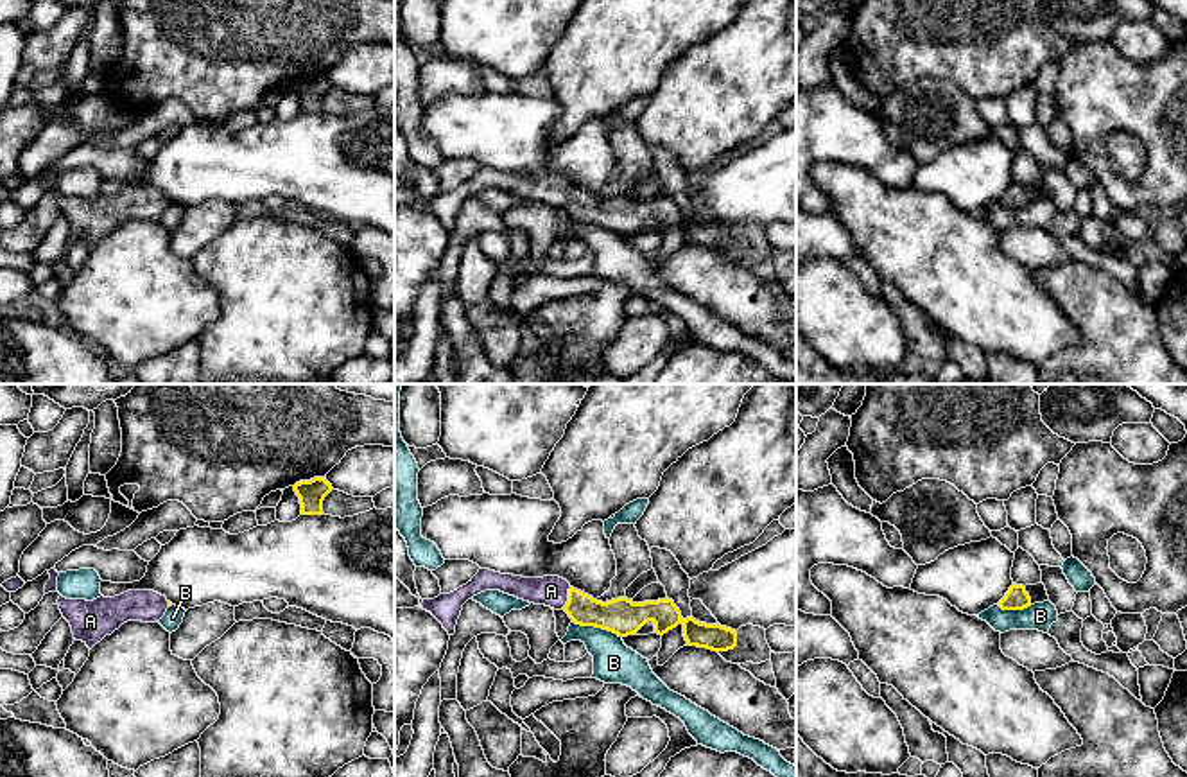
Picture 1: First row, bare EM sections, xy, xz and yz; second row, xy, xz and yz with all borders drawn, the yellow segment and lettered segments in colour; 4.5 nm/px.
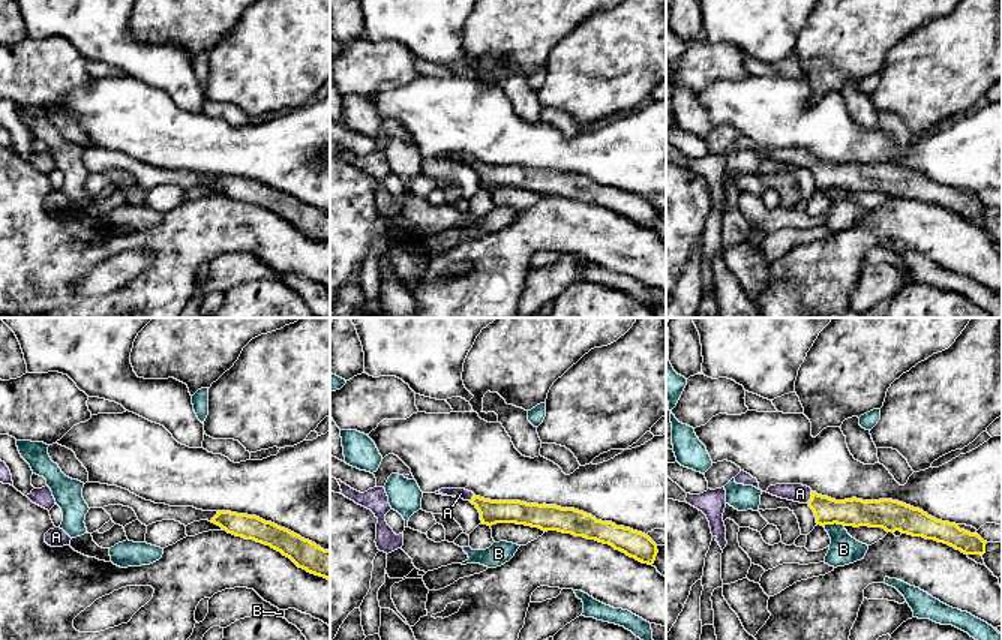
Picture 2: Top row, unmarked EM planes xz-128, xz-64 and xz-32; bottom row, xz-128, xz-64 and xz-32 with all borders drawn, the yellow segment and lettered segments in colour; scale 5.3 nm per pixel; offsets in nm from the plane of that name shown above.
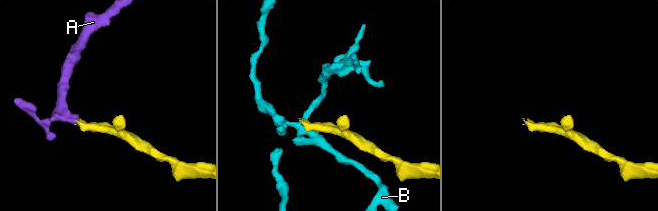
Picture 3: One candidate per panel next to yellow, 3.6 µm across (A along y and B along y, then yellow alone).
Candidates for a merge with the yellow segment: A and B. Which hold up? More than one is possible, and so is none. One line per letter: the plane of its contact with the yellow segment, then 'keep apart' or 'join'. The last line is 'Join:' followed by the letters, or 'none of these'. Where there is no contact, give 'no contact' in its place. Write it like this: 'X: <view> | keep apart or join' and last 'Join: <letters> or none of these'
A: xz | join
B: xz | keep apart
Join: A

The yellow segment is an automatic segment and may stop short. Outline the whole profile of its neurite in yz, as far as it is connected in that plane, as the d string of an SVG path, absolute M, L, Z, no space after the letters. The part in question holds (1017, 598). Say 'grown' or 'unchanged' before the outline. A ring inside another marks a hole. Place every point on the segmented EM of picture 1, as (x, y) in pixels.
unchanged | M1013 583L1009 590L1006 592L1006 596L999 601L999 607L1002 610L1024 610L1031 607L1031 598L1026 592L1024 585Z

